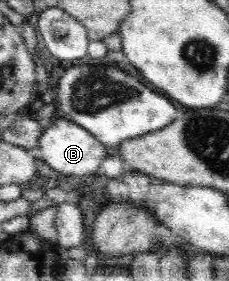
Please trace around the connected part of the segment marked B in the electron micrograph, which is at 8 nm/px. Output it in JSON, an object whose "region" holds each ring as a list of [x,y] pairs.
{"region":[[[65,118],[56,119],[49,127],[44,128],[36,151],[49,167],[65,176],[69,175],[96,175],[101,171],[99,164],[109,156],[103,142],[99,141],[93,133],[81,127],[78,123]]]}

